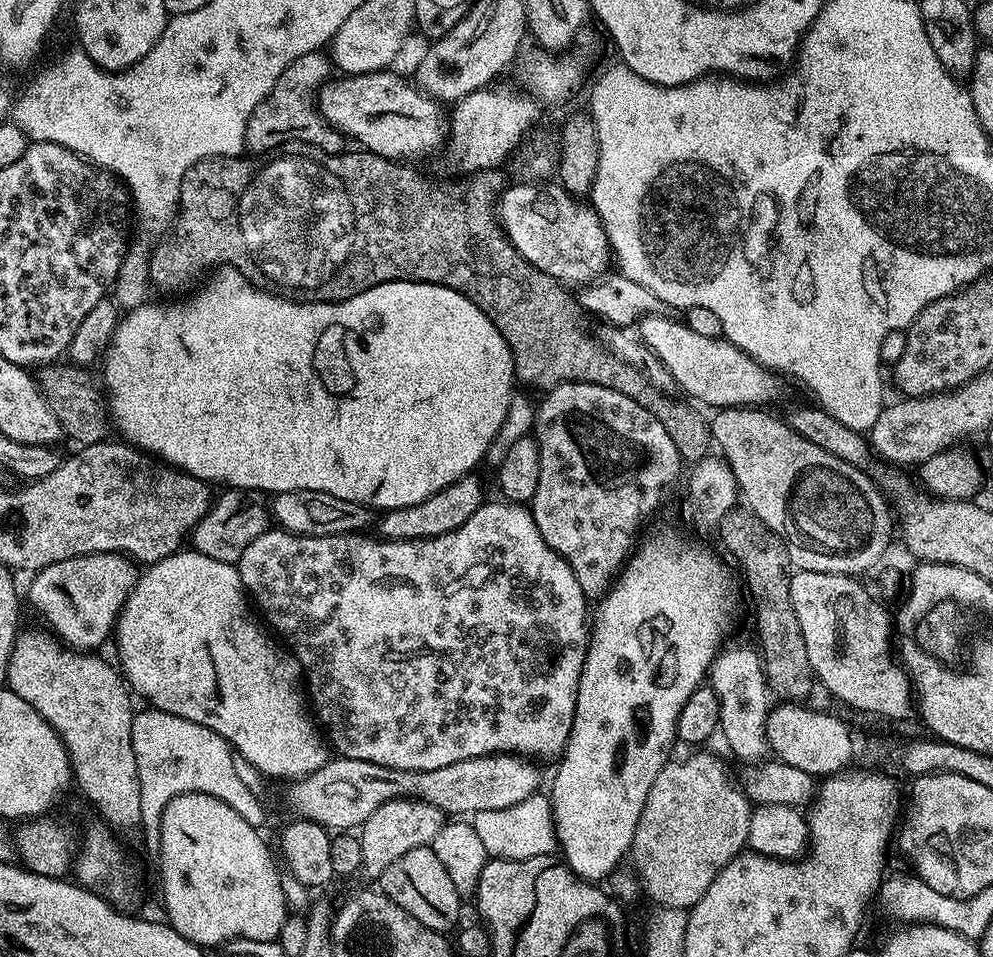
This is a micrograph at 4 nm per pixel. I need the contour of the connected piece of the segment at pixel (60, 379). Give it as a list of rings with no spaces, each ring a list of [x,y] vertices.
[[[56,362],[41,367],[38,372],[38,383],[40,391],[44,393],[50,410],[58,418],[60,431],[65,437],[77,440],[77,445],[98,444],[105,439],[104,436],[110,432],[110,413],[106,407],[105,397],[102,395],[102,388],[87,376],[87,371],[76,366],[59,368],[61,365]]]

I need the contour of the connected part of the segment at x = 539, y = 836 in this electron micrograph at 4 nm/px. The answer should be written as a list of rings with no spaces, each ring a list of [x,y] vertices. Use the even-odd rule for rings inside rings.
[[[540,792],[524,799],[517,806],[473,813],[472,825],[491,859],[522,861],[526,858],[551,855],[558,846],[551,799]]]

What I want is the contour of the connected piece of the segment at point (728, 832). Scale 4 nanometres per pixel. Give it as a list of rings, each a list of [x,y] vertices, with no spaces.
[[[692,750],[685,760],[669,759],[664,769],[658,774],[658,778],[654,778],[654,786],[650,786],[650,794],[646,794],[646,806],[642,806],[642,818],[638,818],[638,826],[636,833],[632,839],[632,847],[630,849],[630,860],[636,863],[635,875],[638,877],[639,883],[642,885],[643,891],[648,891],[649,896],[656,902],[661,909],[663,908],[680,908],[690,910],[700,901],[702,894],[706,894],[706,890],[710,890],[710,882],[714,882],[714,878],[718,878],[718,874],[726,867],[735,856],[739,856],[745,851],[748,843],[748,835],[750,834],[750,818],[752,817],[753,803],[744,793],[743,787],[738,783],[735,775],[728,773],[728,768],[715,756],[712,752],[704,752],[708,750]]]

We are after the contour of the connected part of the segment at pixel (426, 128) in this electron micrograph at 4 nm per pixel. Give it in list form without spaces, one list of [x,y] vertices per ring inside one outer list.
[[[396,70],[371,72],[361,76],[344,76],[329,79],[328,83],[318,93],[318,111],[324,121],[343,132],[349,141],[357,140],[361,149],[374,153],[375,156],[385,156],[387,160],[397,162],[416,162],[440,147],[445,147],[446,137],[450,132],[450,120],[442,109],[441,101],[428,96],[415,83],[403,80]]]

